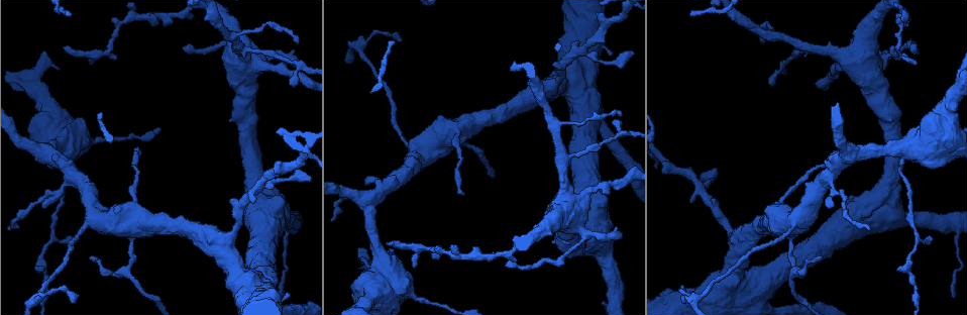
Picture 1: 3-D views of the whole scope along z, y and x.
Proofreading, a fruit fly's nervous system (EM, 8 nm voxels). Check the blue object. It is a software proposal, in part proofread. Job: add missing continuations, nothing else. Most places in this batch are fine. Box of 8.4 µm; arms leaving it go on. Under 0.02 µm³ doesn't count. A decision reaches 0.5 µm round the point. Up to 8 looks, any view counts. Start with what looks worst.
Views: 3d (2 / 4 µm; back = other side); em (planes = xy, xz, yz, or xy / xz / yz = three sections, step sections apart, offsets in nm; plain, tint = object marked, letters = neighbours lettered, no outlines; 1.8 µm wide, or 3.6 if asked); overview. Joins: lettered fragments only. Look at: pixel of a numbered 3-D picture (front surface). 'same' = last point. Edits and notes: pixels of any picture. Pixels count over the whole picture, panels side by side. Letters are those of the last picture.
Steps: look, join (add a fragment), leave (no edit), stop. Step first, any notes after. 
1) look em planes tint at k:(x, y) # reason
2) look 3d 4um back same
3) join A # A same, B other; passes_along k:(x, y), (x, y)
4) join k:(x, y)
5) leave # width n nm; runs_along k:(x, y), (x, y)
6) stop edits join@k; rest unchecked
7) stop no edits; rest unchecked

look em 3.6um planes letters at 1:(252, 67) # calibre changes

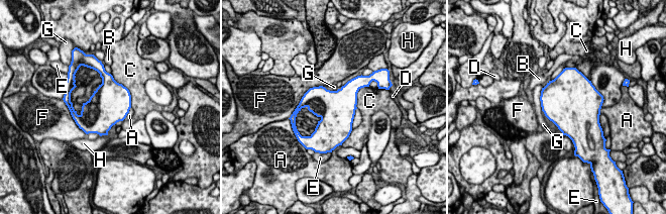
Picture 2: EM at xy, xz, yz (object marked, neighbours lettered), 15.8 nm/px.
leave # A other, B other, C other, D other, E other, F other, G other, H other; border 2:(356, 108), (351, 128); no lettered fragment goes on from it

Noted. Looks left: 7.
look 3d 4um at 1:(732, 280) # abrupt turn

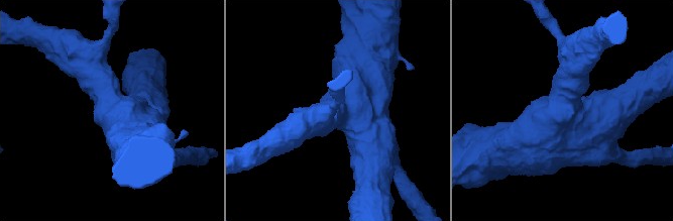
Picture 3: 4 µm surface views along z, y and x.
look em 3.6um xz step 4 tint at 3:(564, 111)

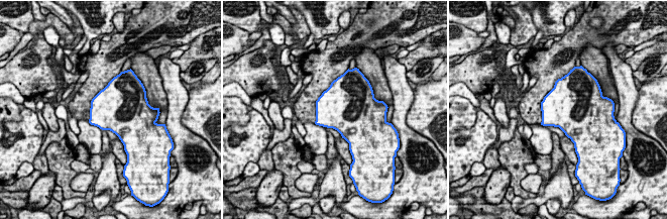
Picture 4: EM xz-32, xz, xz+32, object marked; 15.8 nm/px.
look em 3.6um planes letters same # cut it another way

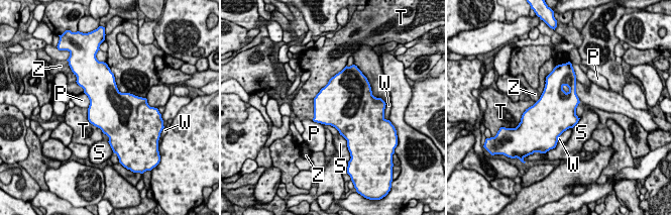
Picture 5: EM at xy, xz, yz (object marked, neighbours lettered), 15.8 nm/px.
leave # longest_contact T 800 nm; P other, S other, T other, W other, Z other; border 5:(323, 123), (332, 125), (340, 133); none of them fits

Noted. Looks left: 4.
look em 3.6um xz step 4 tint at 1:(911, 147) # abrupt turn

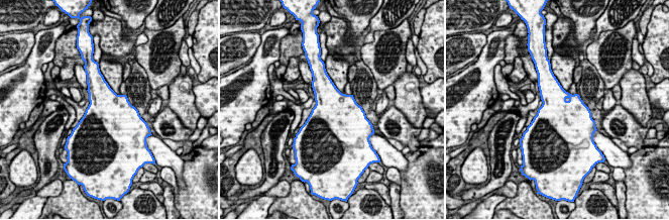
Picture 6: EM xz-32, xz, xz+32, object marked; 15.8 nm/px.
look em 3.6um xy step 16 tint same

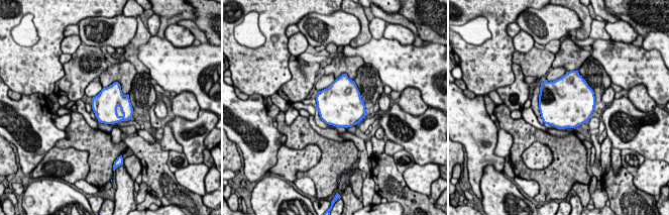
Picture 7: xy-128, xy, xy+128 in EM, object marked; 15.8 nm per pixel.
look em 3.6um xy step 16 letters same

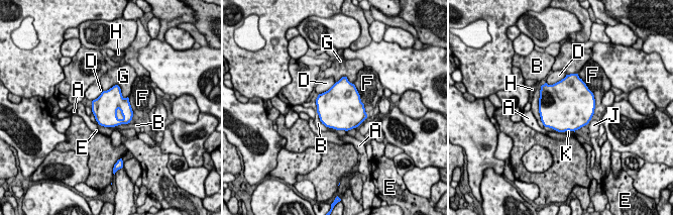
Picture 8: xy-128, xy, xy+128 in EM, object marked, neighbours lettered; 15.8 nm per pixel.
leave # A other, B other, D other, E other, F other, G other, H other, J other, K other; border 8:(539, 90), (539, 116), (545, 126); none of them fits

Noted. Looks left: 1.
stop no edits; rest unchecked

